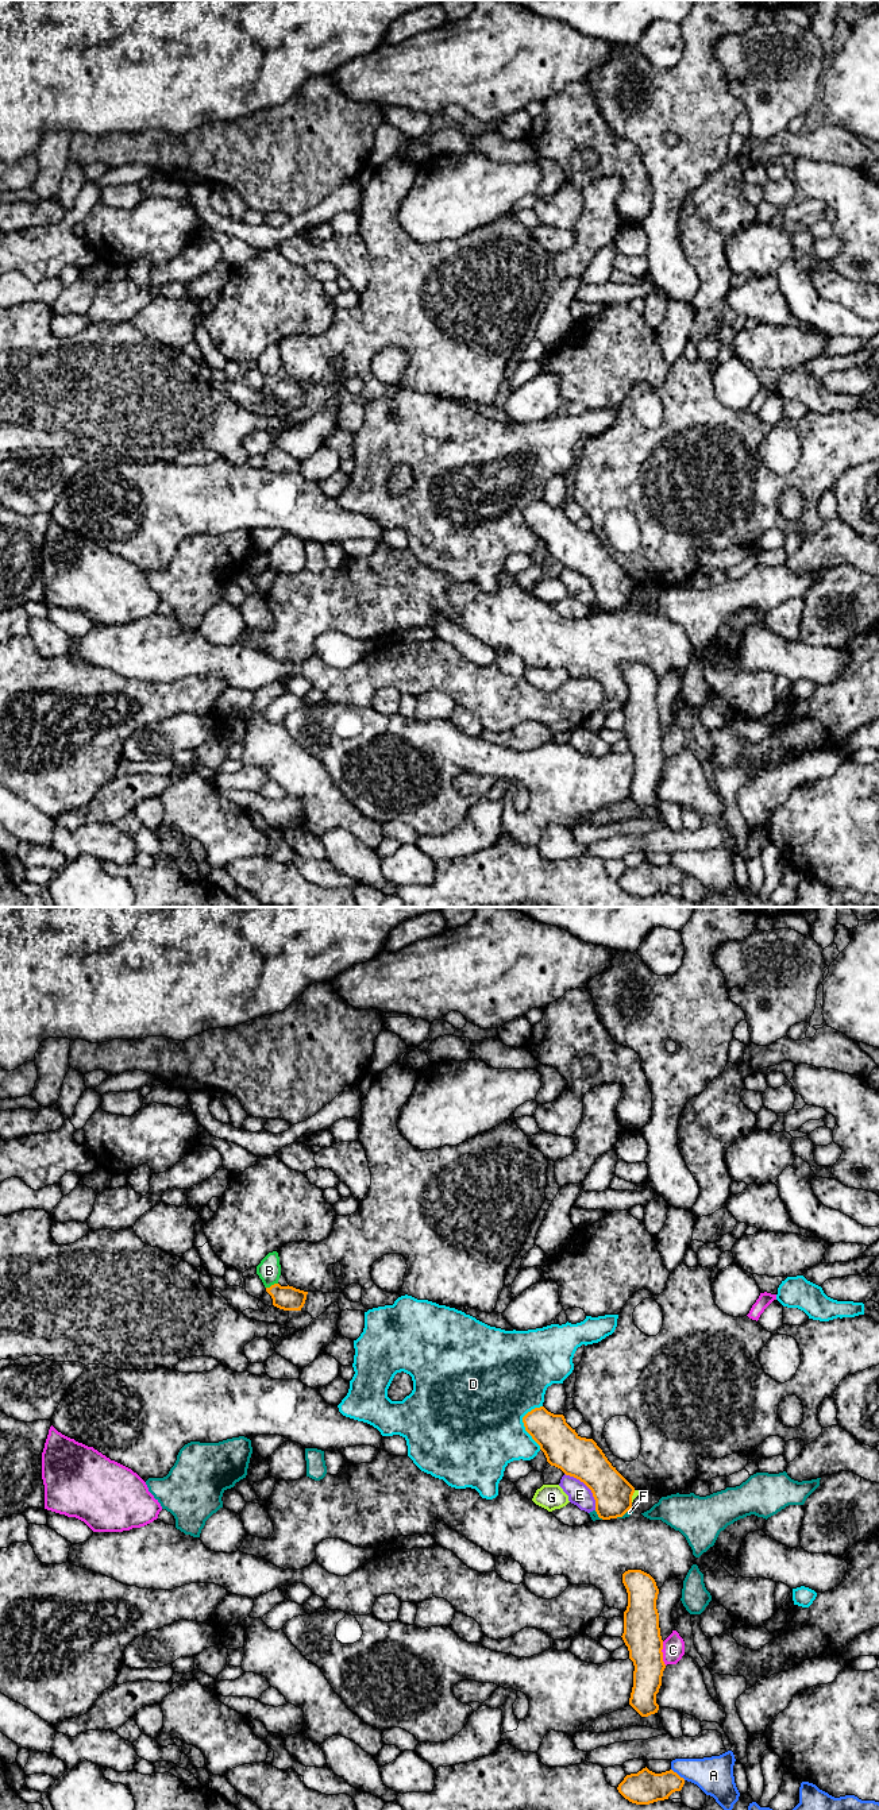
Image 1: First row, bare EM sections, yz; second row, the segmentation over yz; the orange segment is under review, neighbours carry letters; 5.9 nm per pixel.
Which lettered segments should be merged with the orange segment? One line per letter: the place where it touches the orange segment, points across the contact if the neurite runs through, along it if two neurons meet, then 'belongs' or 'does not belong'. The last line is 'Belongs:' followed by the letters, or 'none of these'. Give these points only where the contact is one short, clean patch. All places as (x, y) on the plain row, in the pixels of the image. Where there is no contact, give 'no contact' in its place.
A: contact yz (677, 867); does not belong
B: contact yz (272, 378); way yz (285, 390), (272, 378), (269, 363); belongs
C: contact yz (662, 747); does not belong
D: contact yz (524, 517); does not belong
E: contact yz (588, 579); does not belong
F: contact yz (623, 608); does not belong
G: contact yz (632, 587); does not belong
Belongs: B

